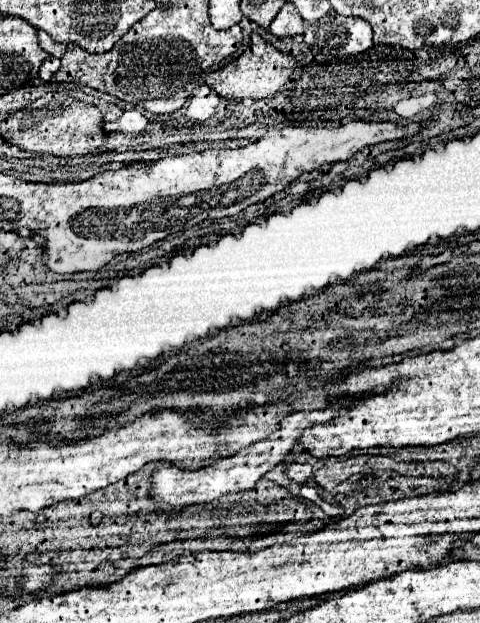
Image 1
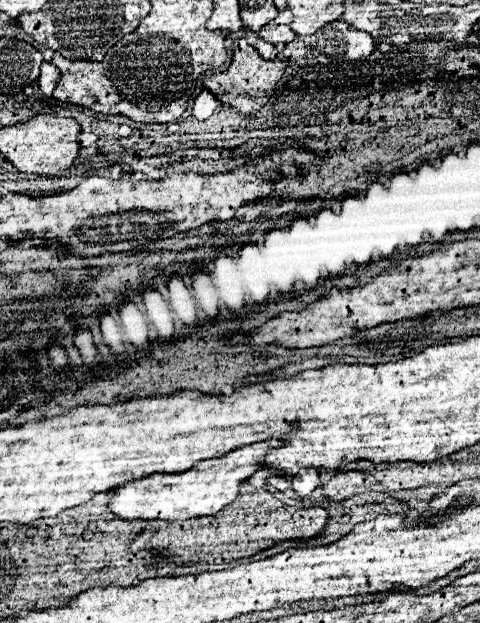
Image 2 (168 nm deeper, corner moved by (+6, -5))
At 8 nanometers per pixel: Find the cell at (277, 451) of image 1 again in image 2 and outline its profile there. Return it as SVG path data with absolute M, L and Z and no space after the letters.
M278 440L258 442L252 446L238 448L234 452L228 452L226 456L202 460L202 464L194 464L188 472L182 474L152 474L142 480L134 480L130 484L124 484L122 488L114 490L114 496L108 504L110 512L122 520L188 520L198 516L214 516L218 514L226 504L234 502L238 496L240 486L258 470L262 468L262 458L266 450L282 446Z

